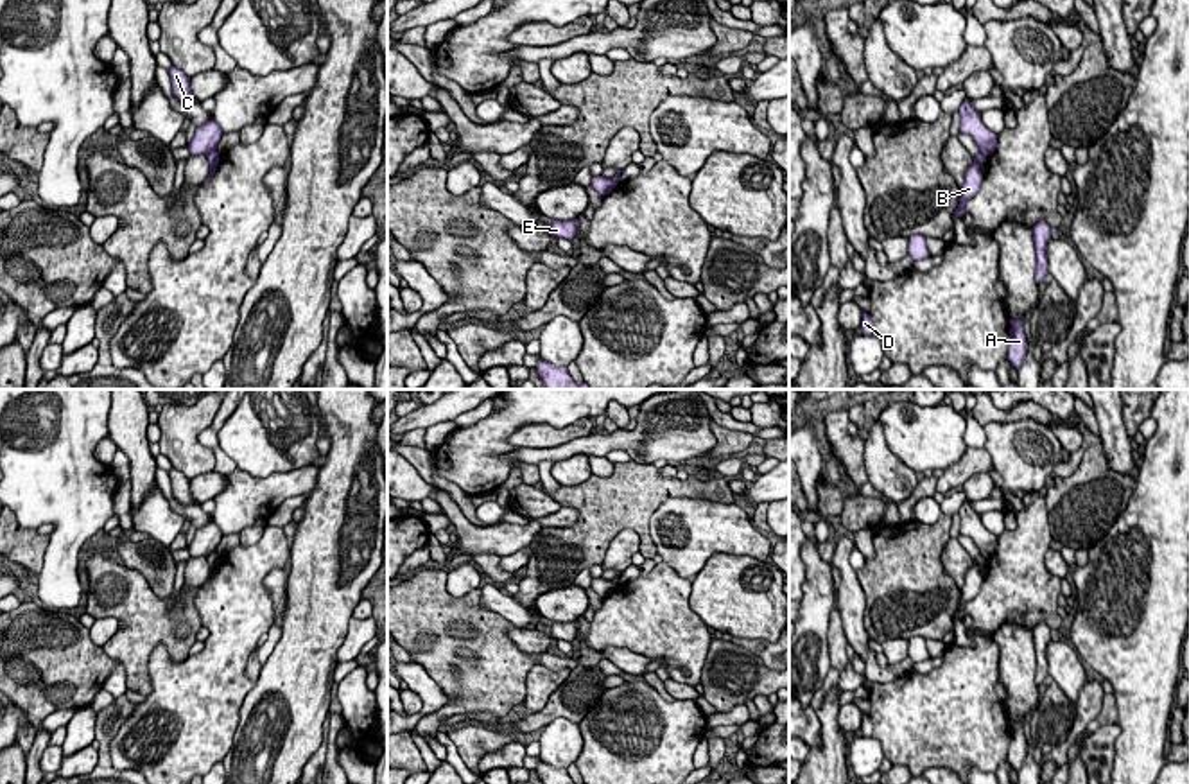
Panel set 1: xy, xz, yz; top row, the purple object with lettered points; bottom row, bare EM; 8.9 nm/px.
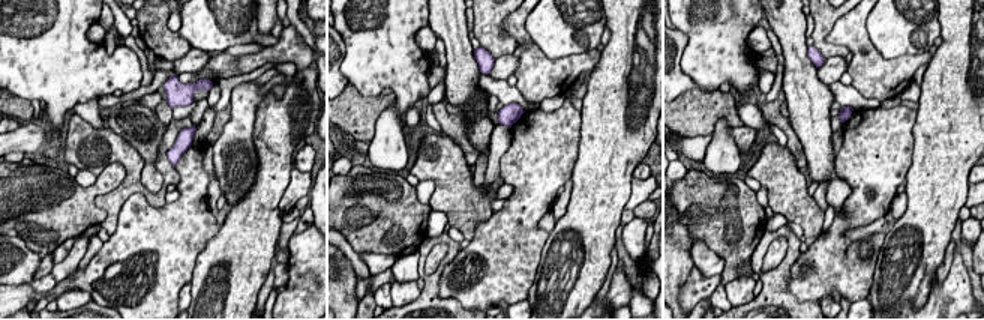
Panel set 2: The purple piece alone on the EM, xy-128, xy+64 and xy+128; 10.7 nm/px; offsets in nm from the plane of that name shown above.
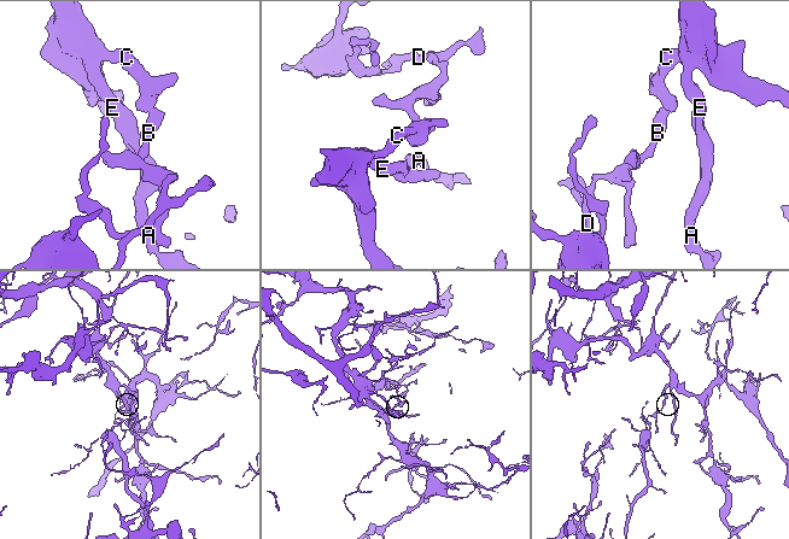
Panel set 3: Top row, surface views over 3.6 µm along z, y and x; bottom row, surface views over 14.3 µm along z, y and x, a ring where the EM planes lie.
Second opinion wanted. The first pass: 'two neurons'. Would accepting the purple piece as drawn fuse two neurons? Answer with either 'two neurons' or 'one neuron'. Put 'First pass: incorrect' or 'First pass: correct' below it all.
two neurons
First pass: correct

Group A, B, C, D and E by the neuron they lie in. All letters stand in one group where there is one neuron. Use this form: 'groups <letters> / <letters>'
groups A C E / B D

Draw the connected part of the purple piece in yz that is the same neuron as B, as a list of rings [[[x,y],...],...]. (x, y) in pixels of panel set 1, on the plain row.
[[[981,554],[974,560],[972,567],[968,569],[968,572],[965,574],[965,583],[959,587],[961,597],[959,597],[959,606],[952,617],[952,623],[956,623],[958,619],[965,617],[965,606],[970,599],[974,599],[981,588],[983,583],[983,576],[979,567],[986,563],[986,558],[983,558]]]

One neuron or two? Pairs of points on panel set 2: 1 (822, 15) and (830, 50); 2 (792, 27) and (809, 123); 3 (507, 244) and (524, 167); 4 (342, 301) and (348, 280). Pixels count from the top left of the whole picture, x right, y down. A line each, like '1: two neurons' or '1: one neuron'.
1: one neuron
2: one neuron
3: one neuron
4: one neuron

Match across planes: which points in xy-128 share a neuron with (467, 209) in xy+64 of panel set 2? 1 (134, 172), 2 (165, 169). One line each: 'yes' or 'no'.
1: yes
2: yes

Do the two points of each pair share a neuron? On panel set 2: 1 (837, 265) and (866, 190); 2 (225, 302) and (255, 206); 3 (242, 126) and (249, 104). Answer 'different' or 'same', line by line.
1: same
2: same
3: same

